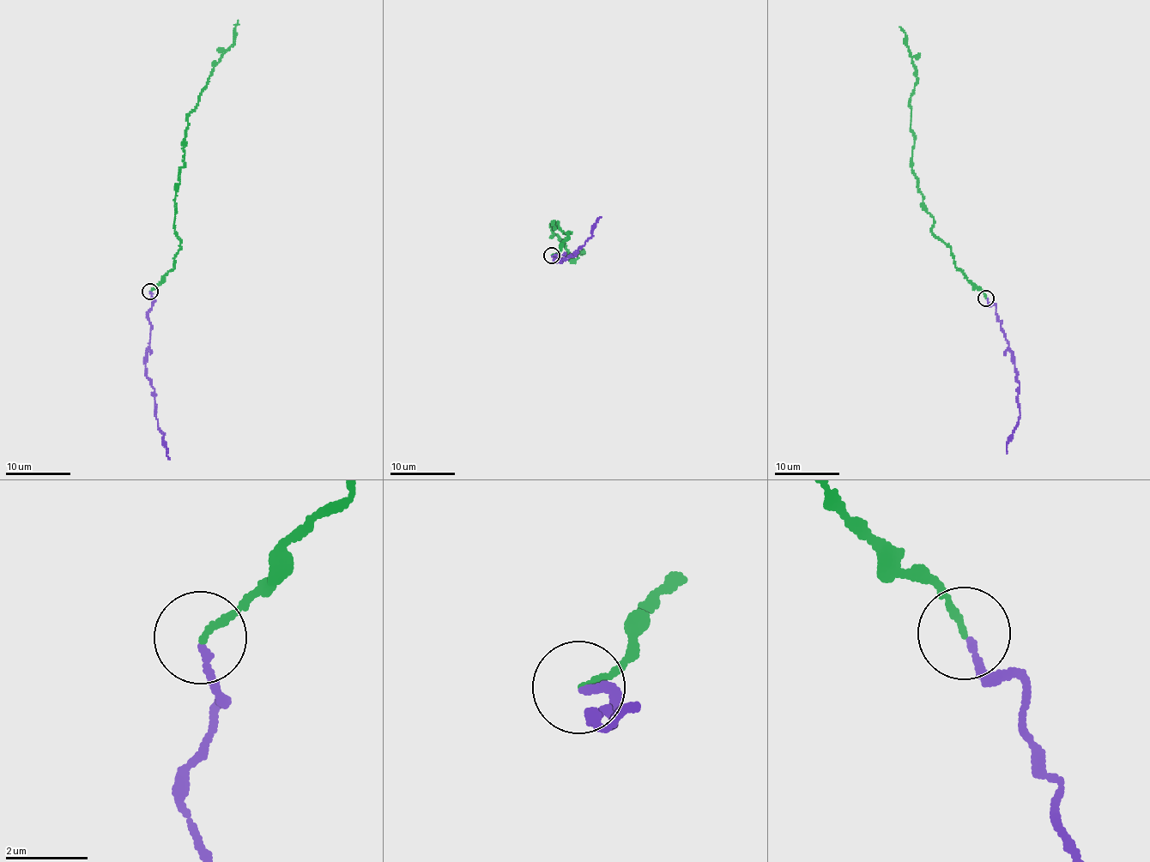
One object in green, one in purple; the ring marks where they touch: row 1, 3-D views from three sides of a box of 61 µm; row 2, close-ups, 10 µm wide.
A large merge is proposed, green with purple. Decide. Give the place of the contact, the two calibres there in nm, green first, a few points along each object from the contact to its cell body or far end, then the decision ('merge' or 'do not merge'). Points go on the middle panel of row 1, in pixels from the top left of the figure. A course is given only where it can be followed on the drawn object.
at (552, 256); 170 nm thick on the green side, 170 nm on the other; green runs (551, 255), (570, 232), (558, 222), (552, 238), (563, 241), (570, 256), (583, 250); purple runs (551, 256), (555, 261), (563, 259), (560, 261), (576, 256), (601, 217); merge

